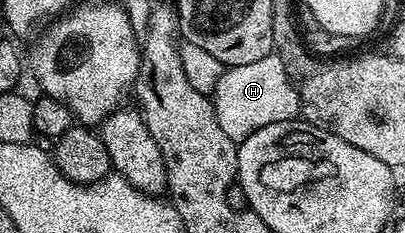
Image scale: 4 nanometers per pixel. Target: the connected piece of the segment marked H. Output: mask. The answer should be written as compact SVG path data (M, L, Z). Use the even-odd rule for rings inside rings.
M270 53L257 62L250 62L245 66L226 68L217 83L216 90L212 93L214 109L217 112L217 121L227 134L236 142L241 142L250 137L258 129L262 129L272 122L282 122L295 119L301 111L301 95L297 85L290 79L284 70L284 64L275 53Z

